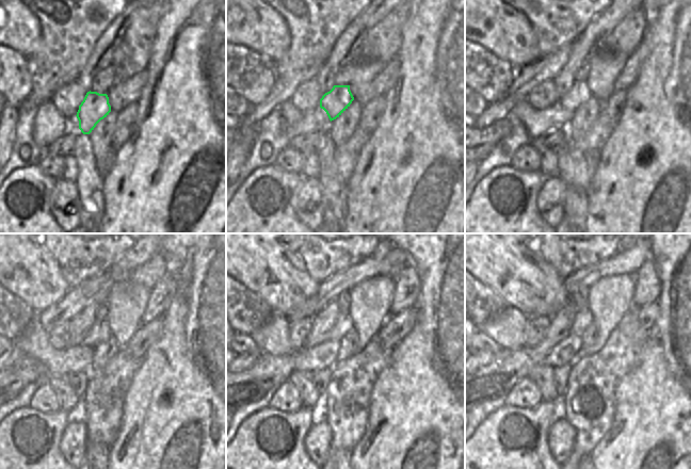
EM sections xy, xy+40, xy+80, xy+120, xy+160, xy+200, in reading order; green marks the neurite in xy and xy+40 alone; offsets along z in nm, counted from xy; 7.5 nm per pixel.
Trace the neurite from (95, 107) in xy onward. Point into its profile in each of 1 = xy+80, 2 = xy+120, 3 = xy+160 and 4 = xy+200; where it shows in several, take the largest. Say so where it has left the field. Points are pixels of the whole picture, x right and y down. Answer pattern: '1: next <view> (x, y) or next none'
1: next xy+80 (579, 93)
2: next xy+120 (100, 332)
3: next xy+160 (343, 323)
4: next xy+200 (583, 318)

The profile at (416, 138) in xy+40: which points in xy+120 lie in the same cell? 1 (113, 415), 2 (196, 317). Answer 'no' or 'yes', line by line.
1: no
2: no

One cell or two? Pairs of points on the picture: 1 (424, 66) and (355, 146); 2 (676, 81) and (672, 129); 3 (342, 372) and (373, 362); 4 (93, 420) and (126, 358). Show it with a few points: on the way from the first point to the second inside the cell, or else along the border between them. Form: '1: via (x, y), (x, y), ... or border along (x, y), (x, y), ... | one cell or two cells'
1: border along (371, 132), (358, 155) | two cells
2: border along (664, 83), (664, 94), (673, 103), (679, 119) | two cells
3: via (350, 372), (359, 364), (366, 362) | one cell
4: via (103, 405), (106, 390), (117, 373) | one cell

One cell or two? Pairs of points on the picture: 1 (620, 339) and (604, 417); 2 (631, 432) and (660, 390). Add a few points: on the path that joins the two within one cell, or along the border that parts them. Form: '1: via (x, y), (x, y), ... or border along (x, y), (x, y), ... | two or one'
1: via (616, 358), (607, 368), (607, 398) | one
2: via (642, 421), (652, 411), (652, 401) | one

